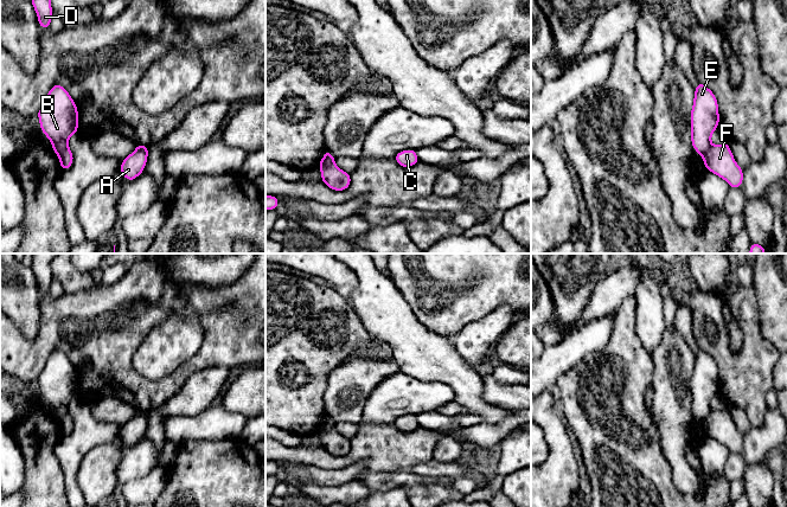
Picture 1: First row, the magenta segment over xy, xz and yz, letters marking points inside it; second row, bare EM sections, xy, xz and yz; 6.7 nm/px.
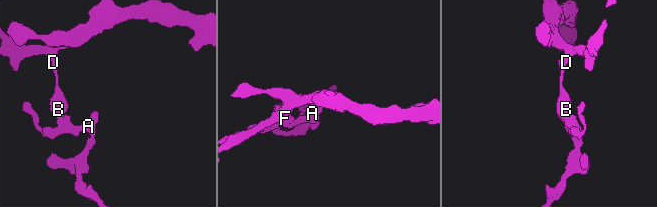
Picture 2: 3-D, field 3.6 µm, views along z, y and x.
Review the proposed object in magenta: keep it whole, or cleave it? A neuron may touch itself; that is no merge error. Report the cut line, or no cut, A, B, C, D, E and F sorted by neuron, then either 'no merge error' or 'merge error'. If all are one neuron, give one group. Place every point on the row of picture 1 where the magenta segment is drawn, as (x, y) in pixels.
cut xz (333, 161), (320, 167); groups A C F / B D E; merge error

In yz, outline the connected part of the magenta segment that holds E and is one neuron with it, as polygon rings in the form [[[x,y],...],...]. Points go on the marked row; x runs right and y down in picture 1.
[[[702,82],[695,90],[691,109],[691,143],[693,149],[703,155],[711,146],[711,135],[718,128],[719,113],[715,94]]]

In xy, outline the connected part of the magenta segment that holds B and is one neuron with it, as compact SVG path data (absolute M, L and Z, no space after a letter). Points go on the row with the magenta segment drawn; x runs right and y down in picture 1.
M55 84L37 113L40 129L52 142L52 150L62 153L69 148L69 139L78 133L78 109L65 88Z

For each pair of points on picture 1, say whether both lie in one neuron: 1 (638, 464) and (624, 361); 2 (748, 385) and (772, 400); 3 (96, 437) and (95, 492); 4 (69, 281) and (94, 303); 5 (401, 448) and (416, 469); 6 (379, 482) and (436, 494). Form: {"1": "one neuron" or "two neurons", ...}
{"1": "one neuron", "2": "two neurons", "3": "two neurons", "4": "two neurons", "5": "two neurons", "6": "one neuron"}

